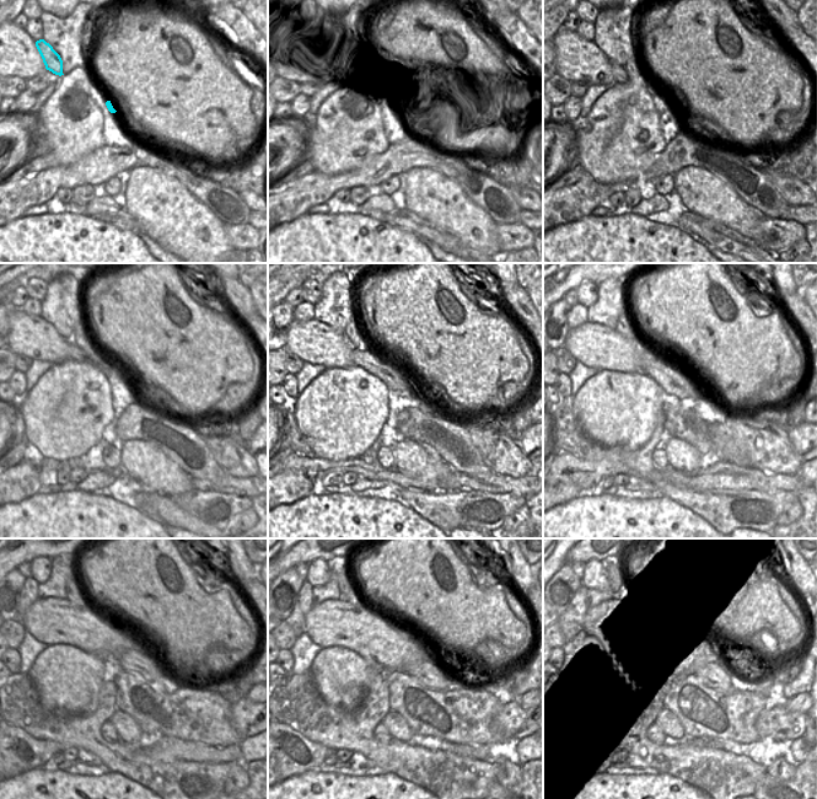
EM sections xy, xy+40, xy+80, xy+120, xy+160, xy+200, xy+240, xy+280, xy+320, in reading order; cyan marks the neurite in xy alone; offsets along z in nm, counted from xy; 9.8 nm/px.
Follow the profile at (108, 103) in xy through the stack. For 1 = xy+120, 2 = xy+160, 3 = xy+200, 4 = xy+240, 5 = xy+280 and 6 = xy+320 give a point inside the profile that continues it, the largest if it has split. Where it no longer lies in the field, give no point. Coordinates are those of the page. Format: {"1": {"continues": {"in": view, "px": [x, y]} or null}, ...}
{"1": {"continues": {"in": "xy+120", "px": [117, 376]}}, "2": {"continues": {"in": "xy+160", "px": [391, 375]}}, "3": {"continues": {"in": "xy+200", "px": [693, 393]}}, "4": {"continues": {"in": "xy+240", "px": [136, 663]}}, "5": {"continues": {"in": "xy+280", "px": [433, 675]}}, "6": {"continues": {"in": "xy+320", "px": [711, 675]}}}

